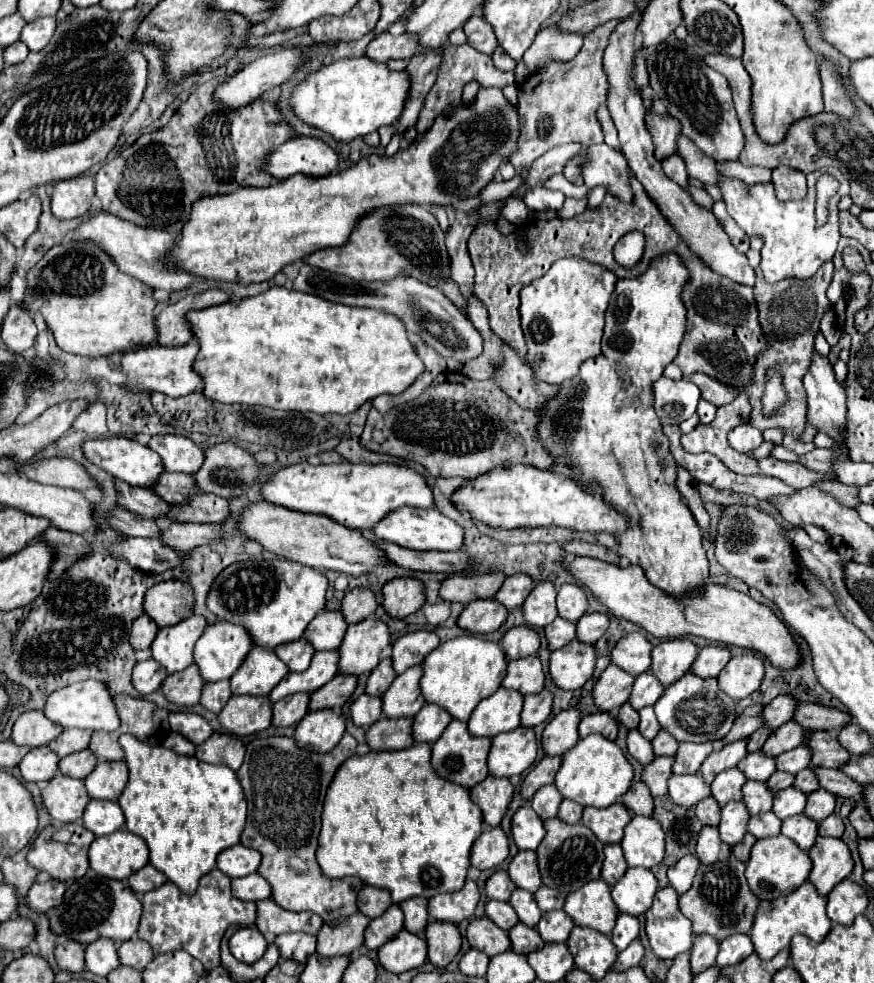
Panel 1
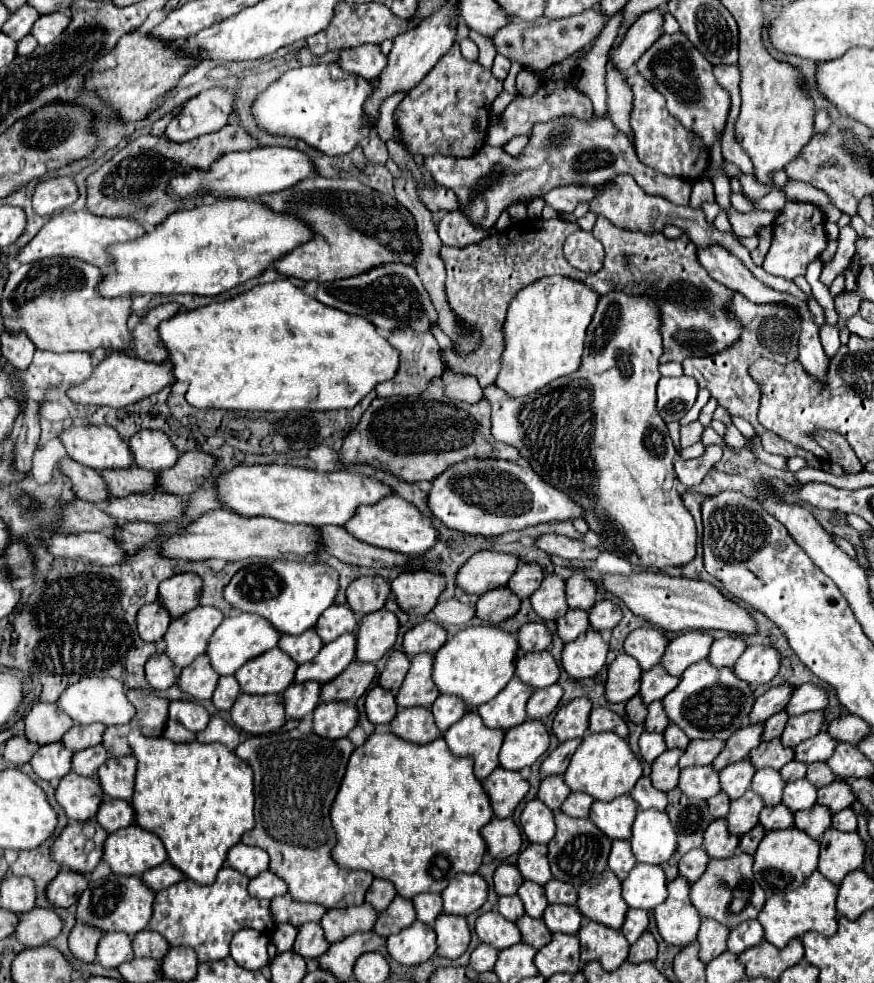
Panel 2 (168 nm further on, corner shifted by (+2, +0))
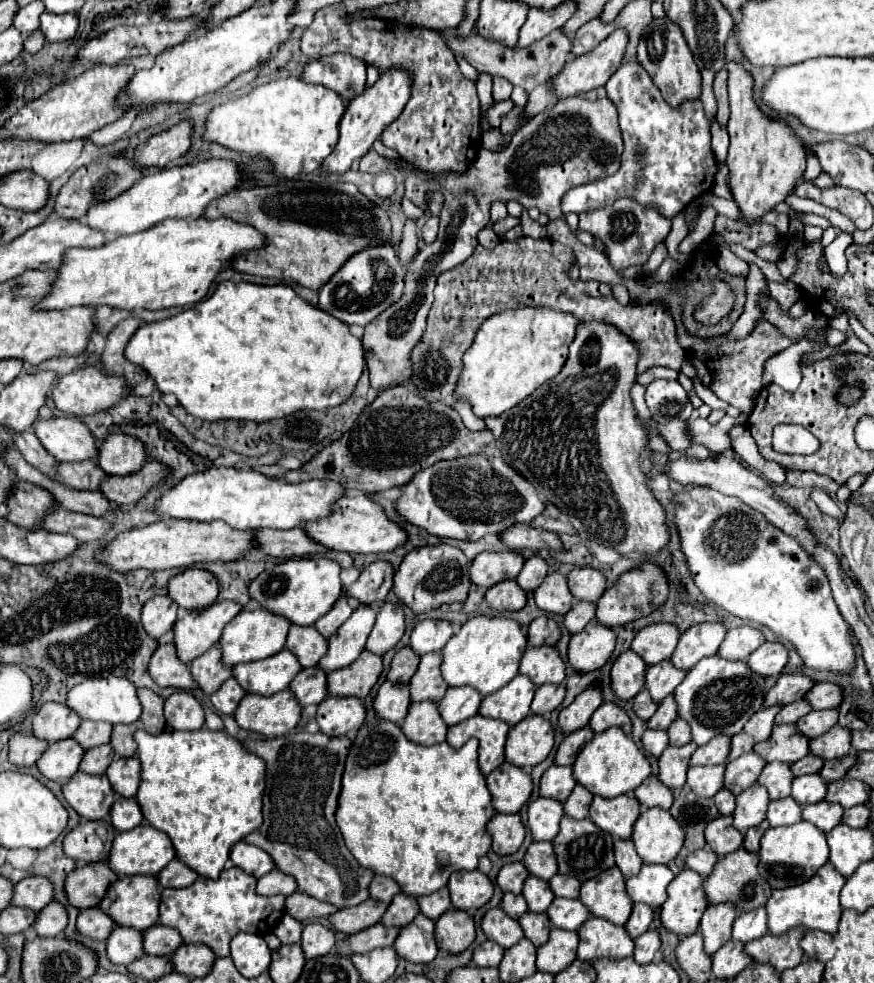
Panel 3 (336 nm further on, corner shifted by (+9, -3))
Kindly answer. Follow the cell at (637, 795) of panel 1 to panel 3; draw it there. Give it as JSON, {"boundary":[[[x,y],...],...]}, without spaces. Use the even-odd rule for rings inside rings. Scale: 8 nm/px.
{"boundary":[[[648,777],[638,789],[634,789],[634,797],[644,807],[670,809],[672,805],[672,789],[666,789],[656,777]]]}

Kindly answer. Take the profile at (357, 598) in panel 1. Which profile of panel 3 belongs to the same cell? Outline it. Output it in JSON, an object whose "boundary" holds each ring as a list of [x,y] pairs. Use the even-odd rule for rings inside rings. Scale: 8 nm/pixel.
{"boundary":[[[376,561],[360,573],[358,581],[354,585],[350,585],[346,595],[356,599],[362,605],[370,605],[374,601],[384,601],[392,587],[392,575],[394,575],[394,569],[390,563]]]}

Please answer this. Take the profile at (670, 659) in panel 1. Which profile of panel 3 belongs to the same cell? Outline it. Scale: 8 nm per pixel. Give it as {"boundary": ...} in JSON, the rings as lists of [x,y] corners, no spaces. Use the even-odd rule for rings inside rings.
{"boundary":[[[702,623],[694,625],[680,635],[680,641],[670,657],[670,663],[676,669],[688,671],[694,667],[702,657],[716,655],[726,629],[720,623]]]}

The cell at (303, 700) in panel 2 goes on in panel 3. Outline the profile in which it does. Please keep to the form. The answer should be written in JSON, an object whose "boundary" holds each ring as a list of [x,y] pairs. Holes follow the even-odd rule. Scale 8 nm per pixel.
{"boundary":[[[318,667],[302,669],[292,679],[288,689],[296,695],[300,707],[318,705],[322,699],[326,699],[326,675],[318,671]]]}

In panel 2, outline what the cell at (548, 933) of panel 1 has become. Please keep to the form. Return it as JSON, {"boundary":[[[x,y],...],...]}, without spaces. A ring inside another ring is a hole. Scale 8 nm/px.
{"boundary":[[[549,904],[543,914],[545,924],[551,932],[563,932],[563,934],[577,934],[581,928],[581,912],[577,906],[561,906],[561,904]]]}

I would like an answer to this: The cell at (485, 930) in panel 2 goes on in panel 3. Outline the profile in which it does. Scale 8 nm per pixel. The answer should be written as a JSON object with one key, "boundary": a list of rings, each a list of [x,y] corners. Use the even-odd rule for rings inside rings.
{"boundary":[[[500,907],[490,909],[482,917],[482,931],[490,941],[502,945],[504,949],[516,945],[524,937],[522,927],[518,925],[518,921],[508,917]]]}

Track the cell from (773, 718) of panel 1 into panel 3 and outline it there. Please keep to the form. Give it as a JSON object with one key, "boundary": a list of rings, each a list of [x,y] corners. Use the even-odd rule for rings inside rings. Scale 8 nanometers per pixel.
{"boundary":[[[816,683],[804,699],[810,703],[812,709],[834,709],[840,705],[842,699],[842,689],[838,689],[832,683]]]}

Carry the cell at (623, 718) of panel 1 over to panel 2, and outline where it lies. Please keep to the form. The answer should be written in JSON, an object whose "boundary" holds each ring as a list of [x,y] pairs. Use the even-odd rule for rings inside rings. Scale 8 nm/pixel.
{"boundary":[[[633,696],[629,702],[627,702],[627,716],[635,722],[635,724],[643,724],[645,718],[647,718],[647,706],[641,702],[641,696]]]}

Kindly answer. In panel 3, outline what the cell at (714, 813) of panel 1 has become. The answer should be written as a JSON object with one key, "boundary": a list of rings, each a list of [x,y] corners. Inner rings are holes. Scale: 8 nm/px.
{"boundary":[[[726,789],[718,791],[718,795],[714,795],[714,803],[716,803],[720,815],[732,815],[732,811],[734,811],[734,795],[730,791],[726,791]]]}

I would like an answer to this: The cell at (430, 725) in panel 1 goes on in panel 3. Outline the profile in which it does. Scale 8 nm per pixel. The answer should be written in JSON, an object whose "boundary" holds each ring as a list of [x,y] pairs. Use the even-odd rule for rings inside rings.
{"boundary":[[[448,689],[446,695],[438,701],[440,715],[446,725],[460,723],[468,717],[474,717],[478,713],[482,697],[474,693],[474,689]]]}

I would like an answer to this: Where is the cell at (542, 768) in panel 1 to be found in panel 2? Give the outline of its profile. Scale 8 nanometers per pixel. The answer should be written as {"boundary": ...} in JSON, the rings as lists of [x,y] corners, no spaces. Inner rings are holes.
{"boundary":[[[583,738],[579,740],[567,740],[563,744],[559,744],[541,764],[541,776],[549,776],[549,774],[565,774],[569,760],[573,756],[573,752],[577,750],[577,746],[583,742]]]}

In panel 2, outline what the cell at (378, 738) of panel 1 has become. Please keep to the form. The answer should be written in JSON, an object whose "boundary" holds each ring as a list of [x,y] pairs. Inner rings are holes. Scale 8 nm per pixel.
{"boundary":[[[423,706],[399,710],[391,722],[391,730],[399,738],[415,744],[427,744],[431,740],[441,738],[441,732],[433,722],[433,712]]]}

